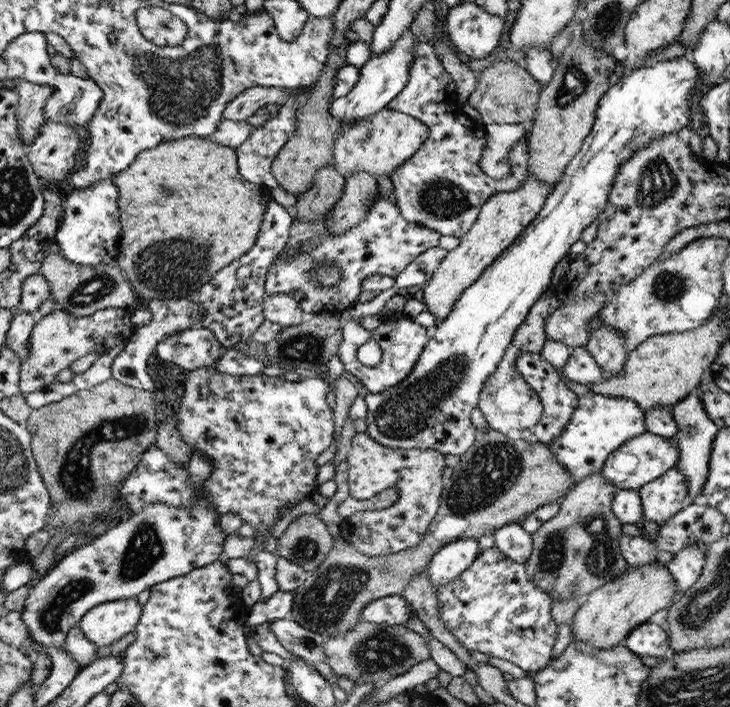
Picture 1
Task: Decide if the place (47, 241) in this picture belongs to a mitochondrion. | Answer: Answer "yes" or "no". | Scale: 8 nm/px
no

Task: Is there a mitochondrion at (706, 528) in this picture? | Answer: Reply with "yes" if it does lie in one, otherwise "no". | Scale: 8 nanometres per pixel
yes

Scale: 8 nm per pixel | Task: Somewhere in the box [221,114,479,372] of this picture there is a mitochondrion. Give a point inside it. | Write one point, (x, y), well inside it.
(440, 198)

